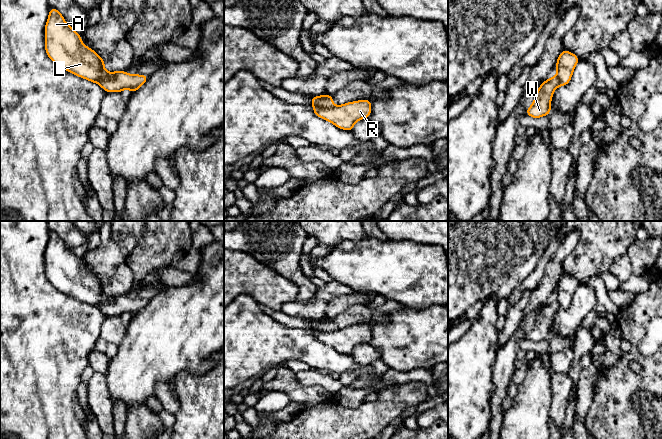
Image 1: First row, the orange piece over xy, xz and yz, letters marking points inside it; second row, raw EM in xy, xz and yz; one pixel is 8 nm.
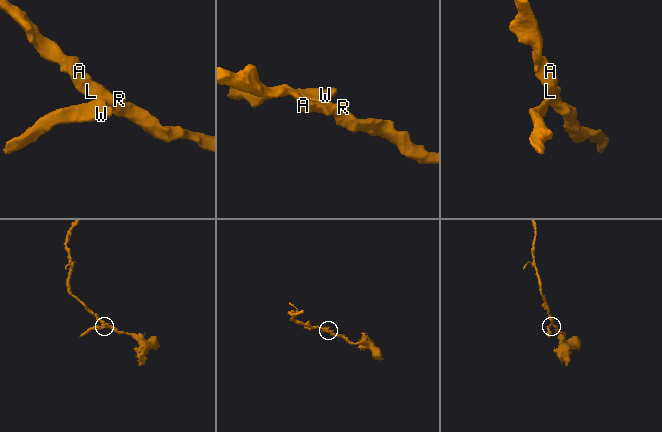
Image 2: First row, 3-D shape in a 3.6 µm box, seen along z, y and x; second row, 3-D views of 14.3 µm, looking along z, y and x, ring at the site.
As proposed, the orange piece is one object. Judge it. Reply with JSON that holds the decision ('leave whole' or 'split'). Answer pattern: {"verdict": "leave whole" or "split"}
{"verdict": "split"}

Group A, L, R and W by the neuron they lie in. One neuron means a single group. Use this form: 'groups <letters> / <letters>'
groups A L R / W

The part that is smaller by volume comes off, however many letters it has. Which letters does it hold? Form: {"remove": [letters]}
{"remove": ["W"]}

